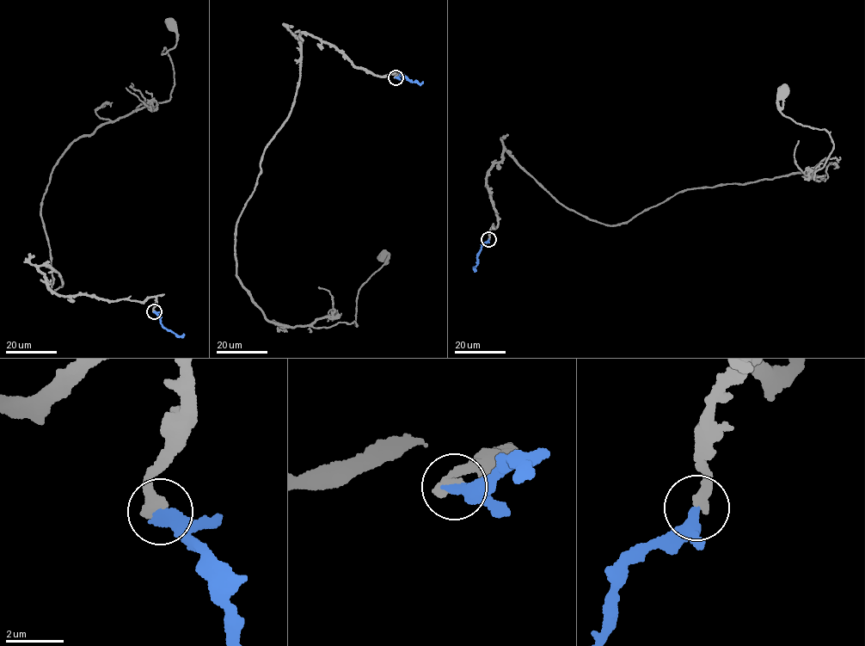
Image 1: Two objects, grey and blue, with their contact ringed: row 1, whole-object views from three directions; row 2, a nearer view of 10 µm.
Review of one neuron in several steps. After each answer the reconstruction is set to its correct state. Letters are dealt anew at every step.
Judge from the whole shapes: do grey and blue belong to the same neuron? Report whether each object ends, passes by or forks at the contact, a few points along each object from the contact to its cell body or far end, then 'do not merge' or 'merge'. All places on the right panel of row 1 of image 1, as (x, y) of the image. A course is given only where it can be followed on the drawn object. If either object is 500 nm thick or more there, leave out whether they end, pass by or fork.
grey ends there; blue ends there; grey runs (488, 239), (504, 151), (616, 226), (687, 189), (825, 181), (832, 141), (780, 112), (783, 91); blue runs (488, 239), (482, 244), (475, 270), (473, 268); merge

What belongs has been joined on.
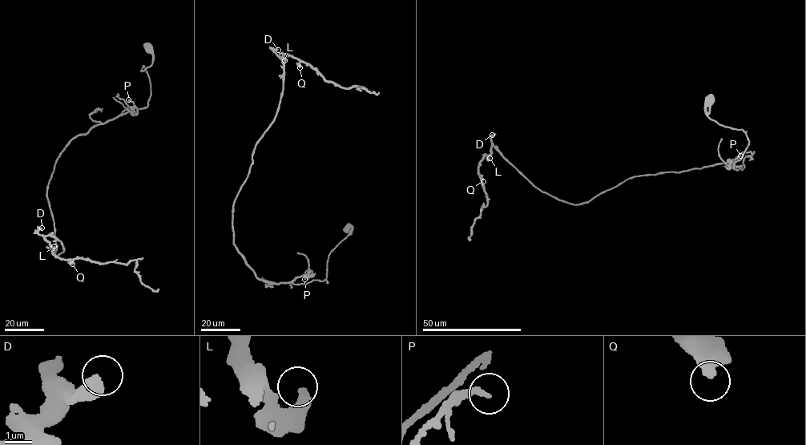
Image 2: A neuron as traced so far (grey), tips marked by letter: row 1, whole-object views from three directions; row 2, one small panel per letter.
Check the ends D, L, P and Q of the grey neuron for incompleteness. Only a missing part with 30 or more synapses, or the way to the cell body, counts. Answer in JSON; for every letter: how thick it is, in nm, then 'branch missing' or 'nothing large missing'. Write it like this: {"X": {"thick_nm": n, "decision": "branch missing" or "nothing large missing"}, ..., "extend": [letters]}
{"D": {"thick_nm": 500, "decision": "nothing large missing"}, "L": {"thick_nm": 440, "decision": "nothing large missing"}, "P": {"thick_nm": 200, "decision": "nothing large missing"}, "Q": {"thick_nm": 400, "decision": "nothing large missing"}, "extend": []}

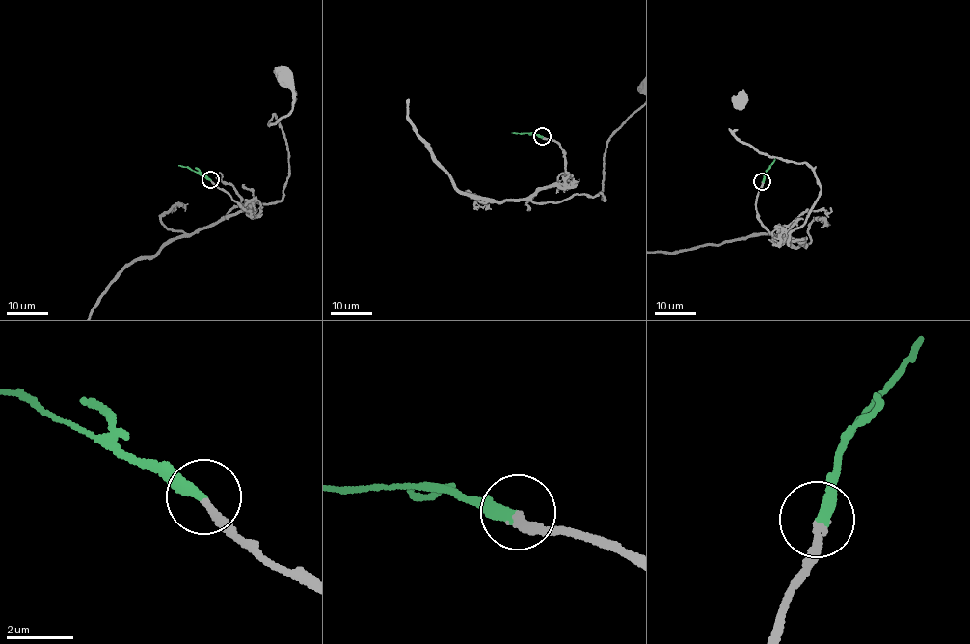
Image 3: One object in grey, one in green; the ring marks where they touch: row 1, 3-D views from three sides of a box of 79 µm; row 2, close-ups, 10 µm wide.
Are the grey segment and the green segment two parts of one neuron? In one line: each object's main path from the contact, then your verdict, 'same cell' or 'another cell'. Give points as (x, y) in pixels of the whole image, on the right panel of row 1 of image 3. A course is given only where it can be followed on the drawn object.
grey via (763, 181), (755, 207), (770, 235), (805, 239), (787, 244), (820, 193), (814, 171), (737, 138), (739, 102) | green via (763, 181), (775, 158) | same cell

